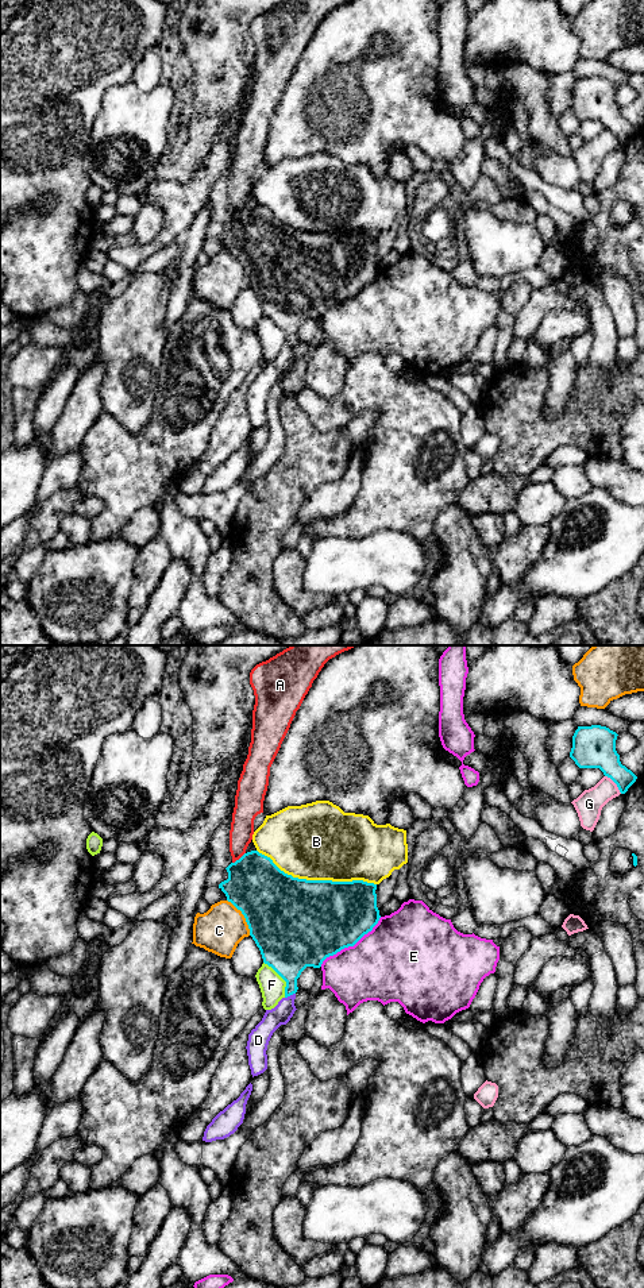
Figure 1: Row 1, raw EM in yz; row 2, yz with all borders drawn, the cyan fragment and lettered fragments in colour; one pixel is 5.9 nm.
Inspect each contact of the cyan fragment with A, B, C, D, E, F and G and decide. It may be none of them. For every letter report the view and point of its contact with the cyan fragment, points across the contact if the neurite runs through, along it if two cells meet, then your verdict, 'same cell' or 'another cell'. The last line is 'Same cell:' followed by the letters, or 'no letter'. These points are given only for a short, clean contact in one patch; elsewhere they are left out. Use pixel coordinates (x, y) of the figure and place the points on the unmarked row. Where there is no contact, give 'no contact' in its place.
A: meets cyan in yz at (239, 211); another cell
B: meets cyan in yz at (316, 232); another cell
C: meets cyan in yz at (245, 269); another cell
D: meets cyan in yz at (289, 347); runs through yz (288, 305), (290, 323), (289, 347), (281, 366); same cell
E: meets cyan in yz at (351, 297); another cell
F: meets cyan in yz at (282, 330); another cell
G: meets cyan in yz at (614, 134); another cell
Same cell: D

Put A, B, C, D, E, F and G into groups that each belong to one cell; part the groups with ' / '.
A / B / C / D / E / F / G

